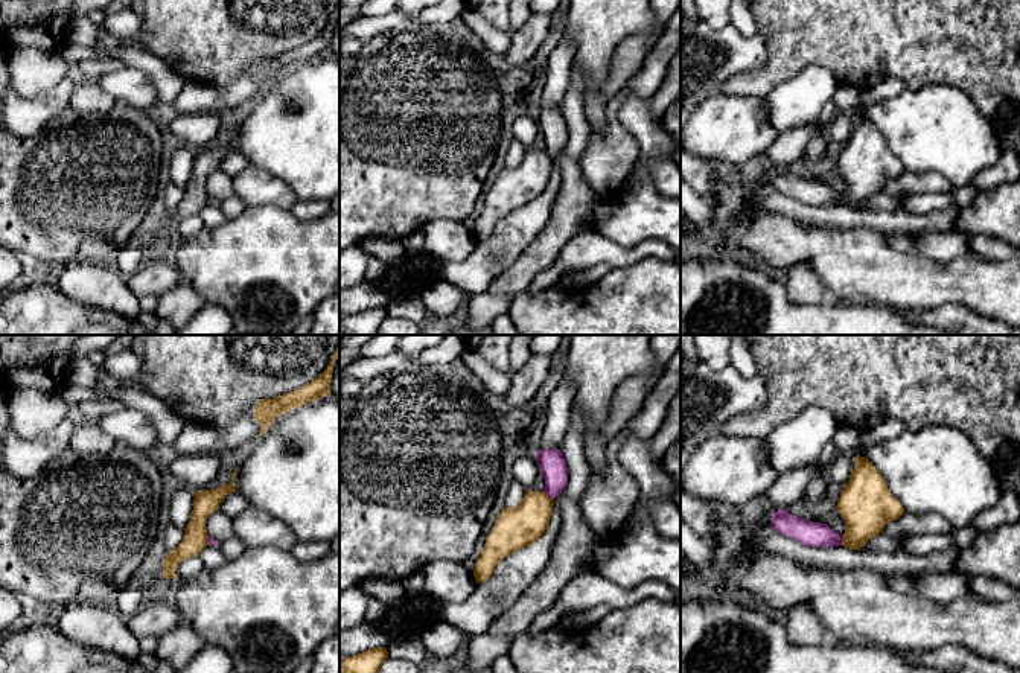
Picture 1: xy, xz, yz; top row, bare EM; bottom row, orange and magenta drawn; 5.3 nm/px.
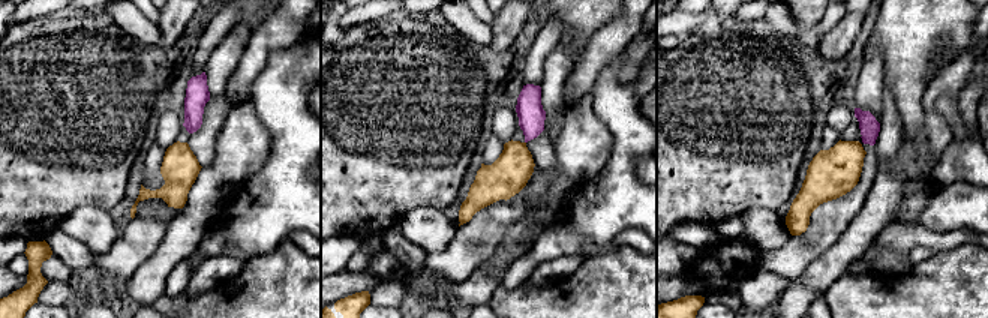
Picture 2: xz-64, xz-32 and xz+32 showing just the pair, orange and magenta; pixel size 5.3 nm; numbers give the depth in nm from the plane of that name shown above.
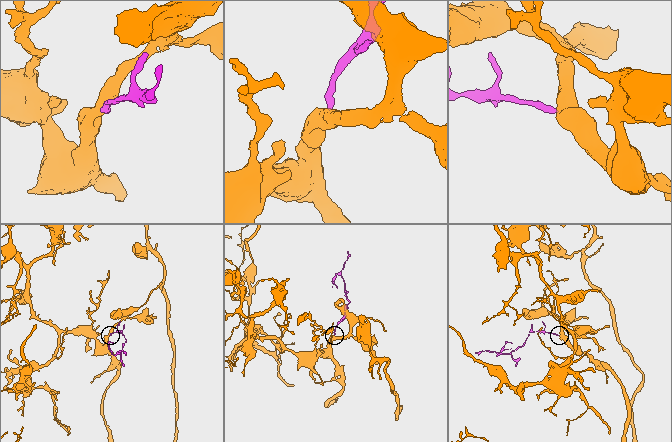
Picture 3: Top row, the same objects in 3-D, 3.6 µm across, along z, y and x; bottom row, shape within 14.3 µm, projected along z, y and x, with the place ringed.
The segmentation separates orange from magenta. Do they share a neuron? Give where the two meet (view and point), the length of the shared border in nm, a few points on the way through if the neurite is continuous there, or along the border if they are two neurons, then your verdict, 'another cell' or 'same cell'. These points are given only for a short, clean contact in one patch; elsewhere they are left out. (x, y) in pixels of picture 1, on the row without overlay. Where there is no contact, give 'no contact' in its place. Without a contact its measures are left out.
meets orange in yz at (842, 200); contact 50 nm long; border along yz (841, 195), (842, 203); another cell

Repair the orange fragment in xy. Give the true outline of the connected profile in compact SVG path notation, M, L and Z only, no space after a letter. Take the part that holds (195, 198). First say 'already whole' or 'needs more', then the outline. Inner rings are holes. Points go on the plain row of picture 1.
already whole; M239 126L234 128L231 140L227 145L219 145L216 149L198 149L193 158L193 169L186 186L184 196L175 209L169 209L163 218L163 236L174 238L177 225L199 212L209 204L209 193L206 189L207 177L219 169L222 158L236 151L234 137Z

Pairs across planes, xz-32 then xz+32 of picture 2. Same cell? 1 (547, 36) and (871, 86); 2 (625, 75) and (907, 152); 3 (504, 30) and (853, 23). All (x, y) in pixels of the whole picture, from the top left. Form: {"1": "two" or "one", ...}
{"1": "one", "2": "one", "3": "one"}

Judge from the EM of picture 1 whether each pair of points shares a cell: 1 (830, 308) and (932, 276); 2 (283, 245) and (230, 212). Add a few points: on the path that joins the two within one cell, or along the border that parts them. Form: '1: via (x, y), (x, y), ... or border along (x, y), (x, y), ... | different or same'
1: border along (830, 296), (847, 303), (880, 306) | different
2: border along (247, 207), (227, 220) | different

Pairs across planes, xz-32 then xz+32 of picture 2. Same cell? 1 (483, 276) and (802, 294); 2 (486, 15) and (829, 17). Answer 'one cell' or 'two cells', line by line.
1: one cell
2: two cells

